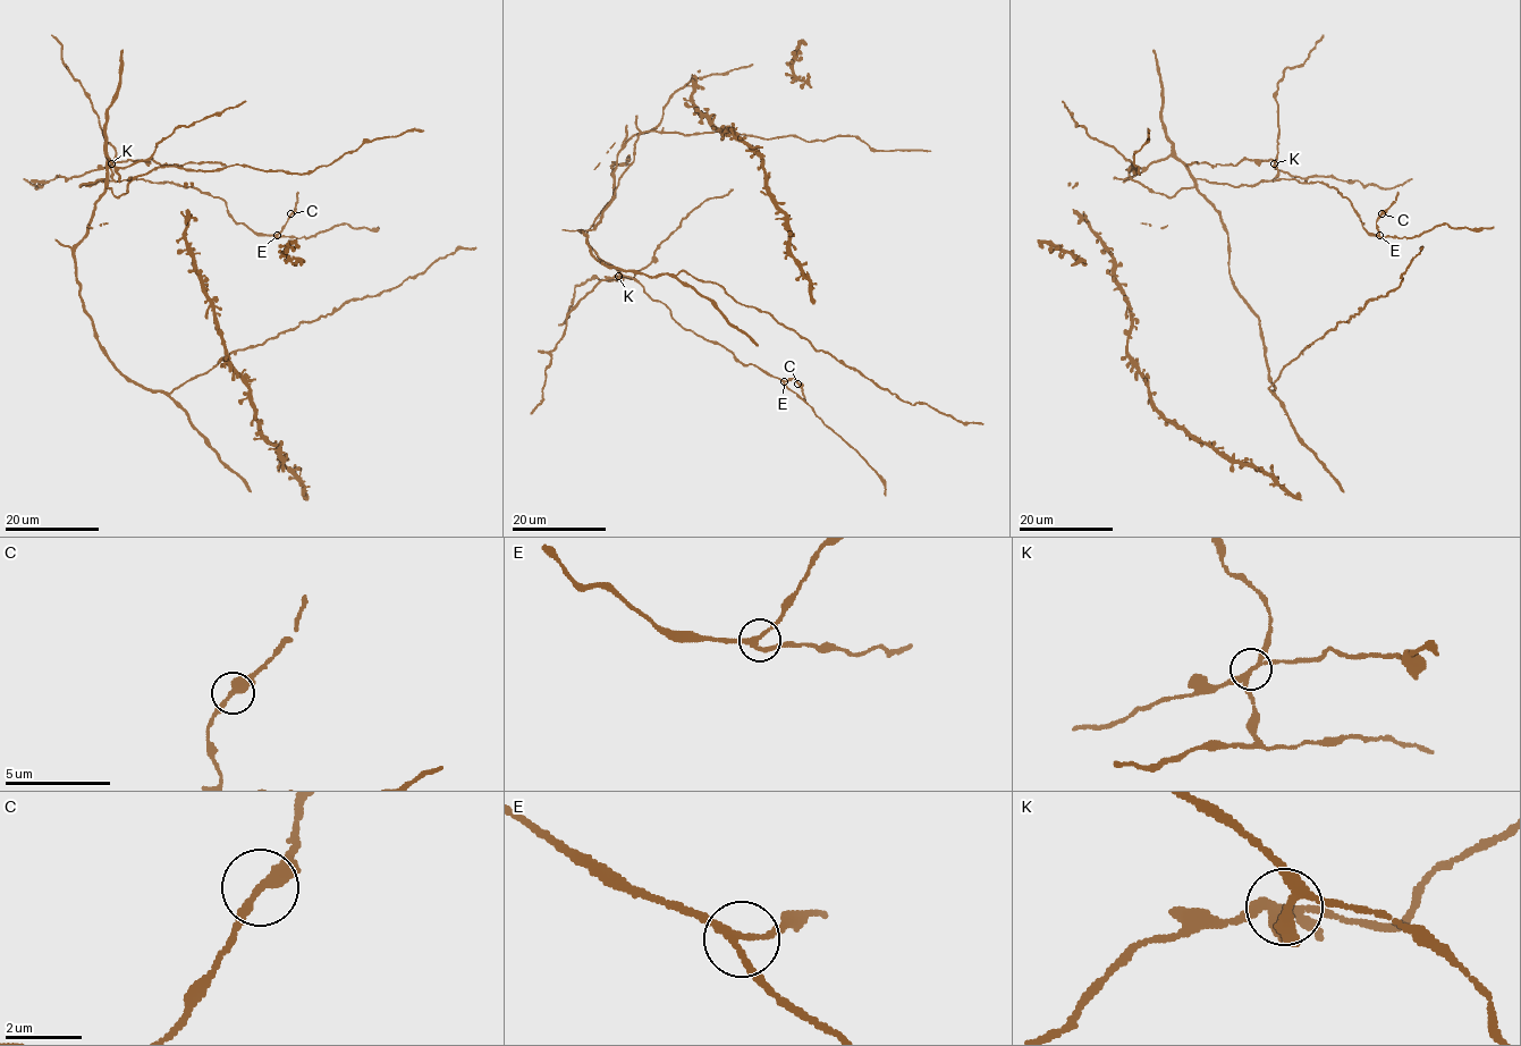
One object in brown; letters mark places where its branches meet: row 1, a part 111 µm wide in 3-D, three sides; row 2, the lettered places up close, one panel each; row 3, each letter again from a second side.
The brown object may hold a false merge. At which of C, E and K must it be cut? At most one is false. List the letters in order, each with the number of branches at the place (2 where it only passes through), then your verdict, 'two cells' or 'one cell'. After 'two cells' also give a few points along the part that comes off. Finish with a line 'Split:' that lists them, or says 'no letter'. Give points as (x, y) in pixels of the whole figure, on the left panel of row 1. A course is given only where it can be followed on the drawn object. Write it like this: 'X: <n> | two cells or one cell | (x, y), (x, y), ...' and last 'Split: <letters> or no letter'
C: 3 | one cell
E: 3 | one cell
K: 4 | two cells | (111, 163), (78, 176), (57, 176), (36, 188), (23, 178)
Split: K

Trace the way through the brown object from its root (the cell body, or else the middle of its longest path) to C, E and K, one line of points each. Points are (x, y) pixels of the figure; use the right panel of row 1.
C: (1201, 193), (1197, 178), (1235, 186), (1295, 178), (1335, 188), (1369, 233), (1379, 233), (1376, 221), (1382, 213)
E: (1201, 193), (1197, 178), (1235, 186), (1282, 178), (1323, 182), (1351, 202), (1369, 233), (1379, 235)
K: (1201, 193), (1197, 178), (1235, 186), (1255, 185), (1276, 175), (1274, 163)

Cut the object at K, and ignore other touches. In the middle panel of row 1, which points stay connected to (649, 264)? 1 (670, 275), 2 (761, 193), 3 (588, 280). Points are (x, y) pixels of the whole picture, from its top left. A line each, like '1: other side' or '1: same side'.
1: other side
2: other side
3: other side

